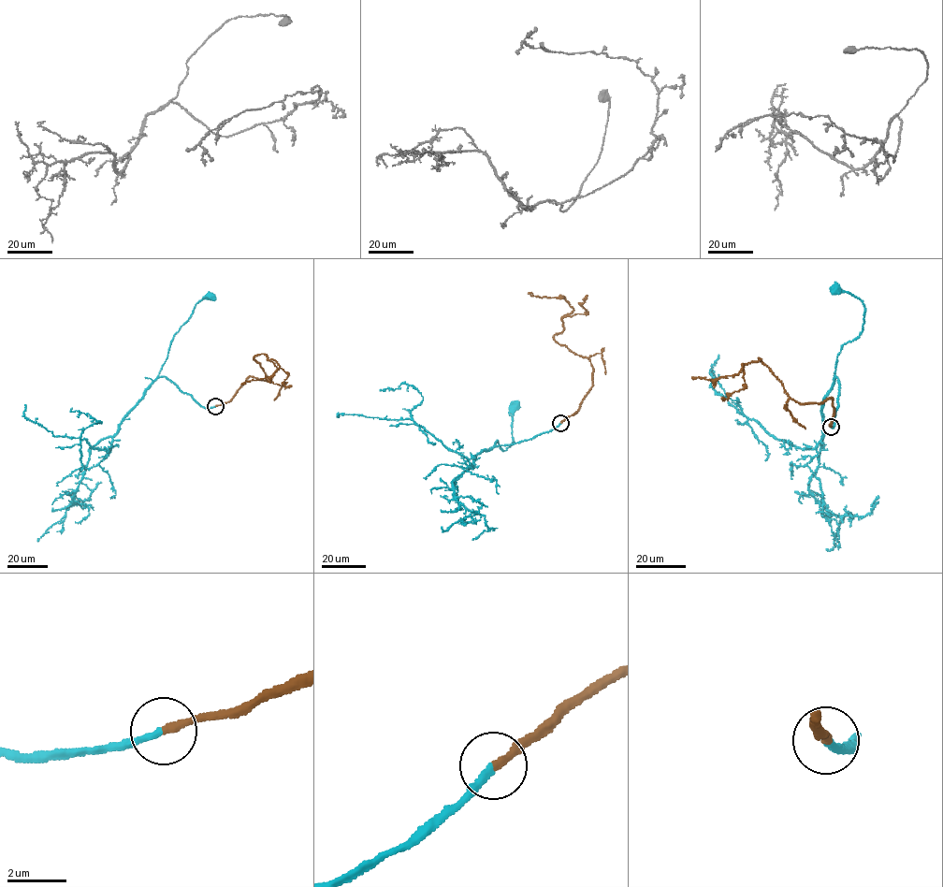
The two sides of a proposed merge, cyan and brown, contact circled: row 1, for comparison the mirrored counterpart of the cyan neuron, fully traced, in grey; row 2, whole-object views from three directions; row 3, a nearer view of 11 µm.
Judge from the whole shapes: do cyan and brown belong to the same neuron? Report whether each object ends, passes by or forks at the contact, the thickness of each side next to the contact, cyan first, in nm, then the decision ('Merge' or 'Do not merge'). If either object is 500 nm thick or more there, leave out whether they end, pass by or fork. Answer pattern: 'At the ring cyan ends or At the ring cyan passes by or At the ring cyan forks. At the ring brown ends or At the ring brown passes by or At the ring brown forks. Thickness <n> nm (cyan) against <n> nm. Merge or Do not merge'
At the ring cyan ends. At the ring brown ends. Thickness 240 nm (cyan) against 280 nm. Merge

